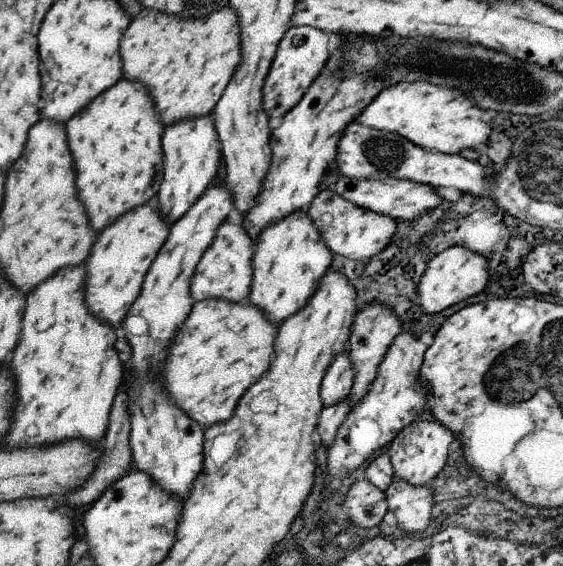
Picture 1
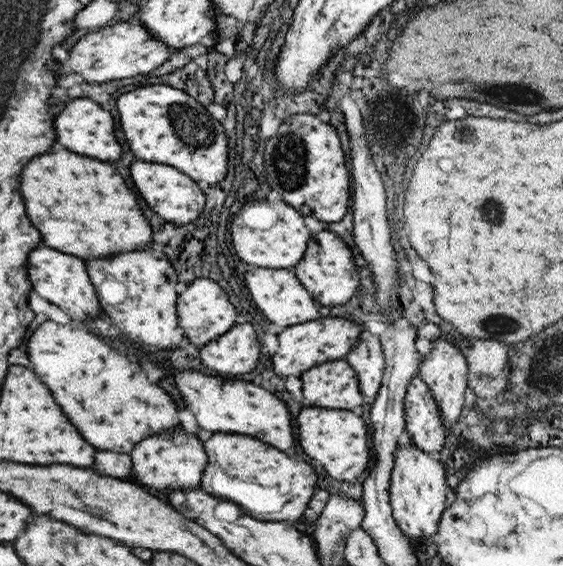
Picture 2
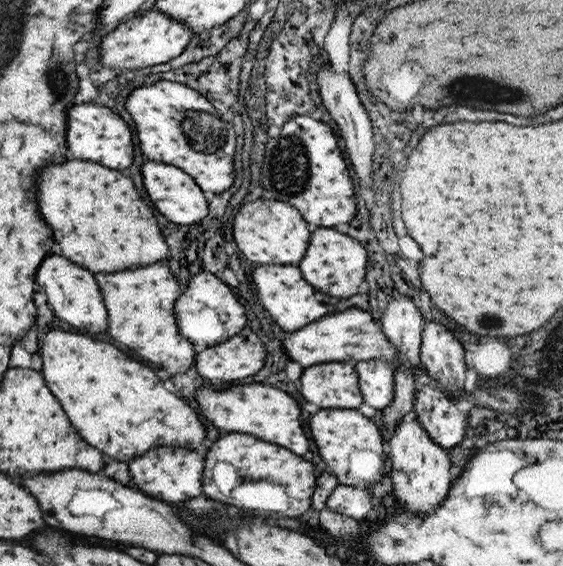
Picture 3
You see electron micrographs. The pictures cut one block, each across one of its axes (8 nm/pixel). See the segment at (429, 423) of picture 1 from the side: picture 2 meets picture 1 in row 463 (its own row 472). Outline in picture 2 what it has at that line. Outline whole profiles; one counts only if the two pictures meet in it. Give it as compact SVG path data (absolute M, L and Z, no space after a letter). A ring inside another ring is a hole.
M409 440L405 446L397 444L393 456L395 458L389 482L393 520L409 540L433 536L439 530L439 520L445 512L445 464L437 458L431 458L429 452L421 450L413 440Z

